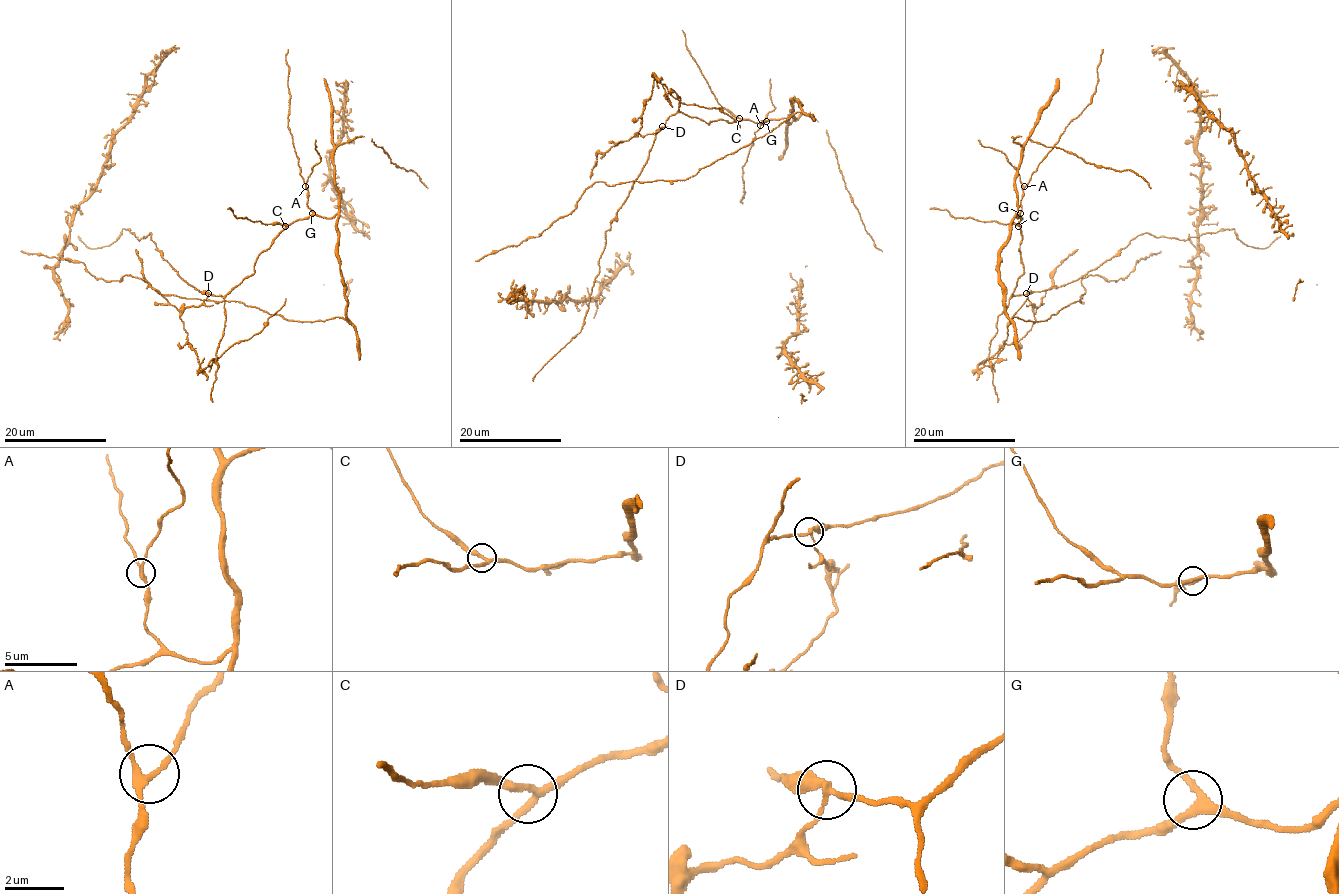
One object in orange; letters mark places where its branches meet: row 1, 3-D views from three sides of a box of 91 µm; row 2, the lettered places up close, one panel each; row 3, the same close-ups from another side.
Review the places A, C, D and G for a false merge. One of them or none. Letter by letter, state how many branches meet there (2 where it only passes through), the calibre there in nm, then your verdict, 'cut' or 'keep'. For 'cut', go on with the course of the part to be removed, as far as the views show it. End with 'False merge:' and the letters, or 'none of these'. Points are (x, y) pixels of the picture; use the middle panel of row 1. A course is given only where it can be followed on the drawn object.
A: branches 3; calibre 220 nm; keep
C: branches 3; calibre 240 nm; keep
D: branches 3; calibre 200 nm; cut; course (662, 126), (653, 134), (634, 135), (642, 126), (643, 105), (656, 79), (685, 104), (719, 108), (740, 127)
G: branches 3; calibre 240 nm; keep
False merge: D

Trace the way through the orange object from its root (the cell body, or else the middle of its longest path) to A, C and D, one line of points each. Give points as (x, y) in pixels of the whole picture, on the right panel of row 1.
A: (1015, 317), (1008, 316), (1004, 303), (999, 258), (1009, 233), (1010, 221), (1017, 214), (1019, 217), (1024, 186)
C: (1015, 317), (1008, 316), (1004, 303), (999, 258), (1009, 233), (1010, 221), (1017, 214), (1022, 218), (1018, 226)
D: (1015, 317), (1008, 316), (1004, 303), (999, 258), (1017, 214), (1022, 218), (1023, 273), (1011, 296), (1026, 294)

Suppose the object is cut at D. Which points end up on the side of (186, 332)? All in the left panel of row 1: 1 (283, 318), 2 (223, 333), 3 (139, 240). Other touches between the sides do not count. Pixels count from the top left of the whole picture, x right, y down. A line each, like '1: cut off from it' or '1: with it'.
1: cut off from it
2: cut off from it
3: cut off from it

